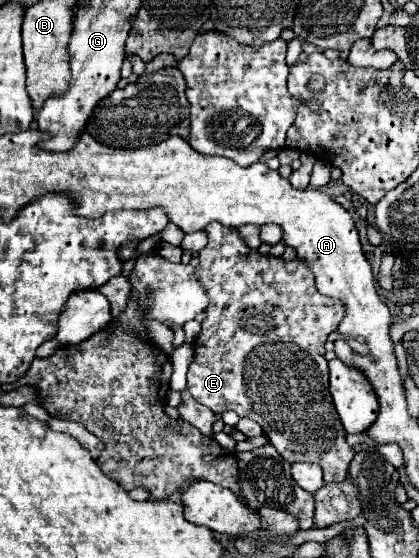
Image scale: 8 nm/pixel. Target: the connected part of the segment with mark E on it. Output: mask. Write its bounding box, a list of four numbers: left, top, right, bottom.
[188,224,354,484]

